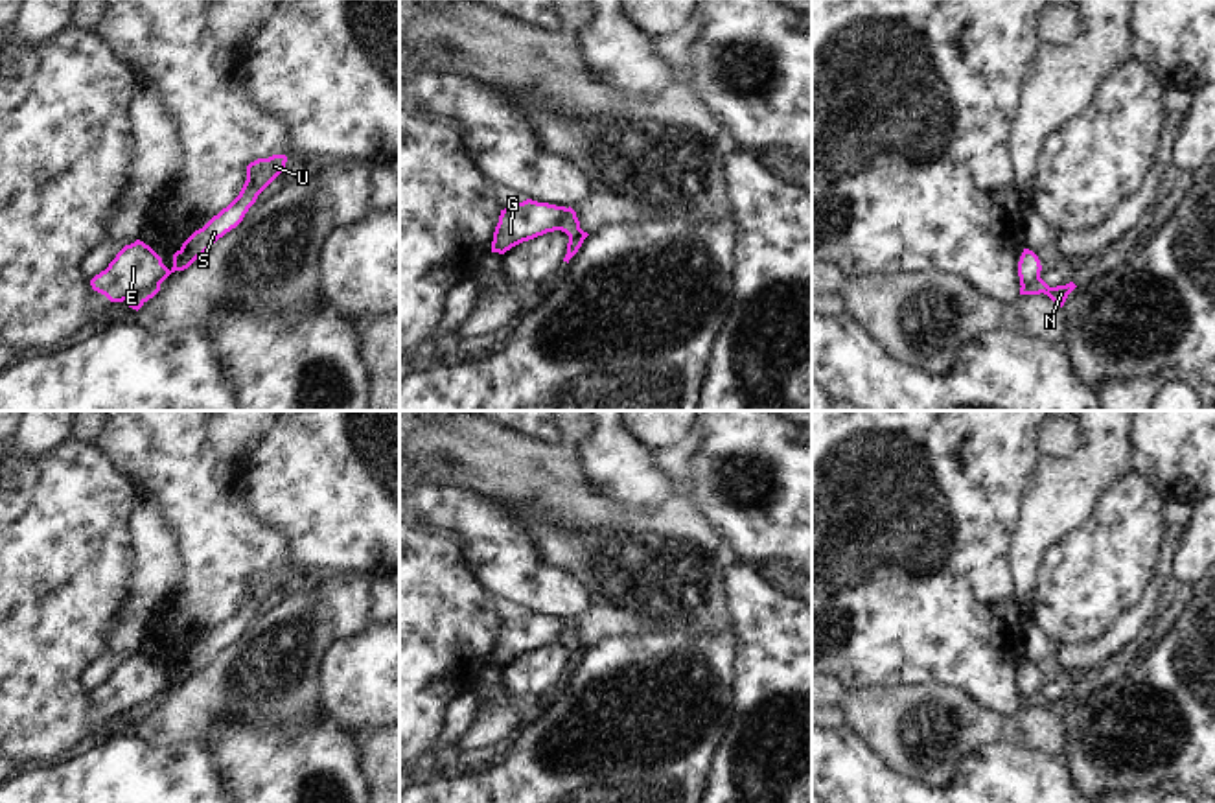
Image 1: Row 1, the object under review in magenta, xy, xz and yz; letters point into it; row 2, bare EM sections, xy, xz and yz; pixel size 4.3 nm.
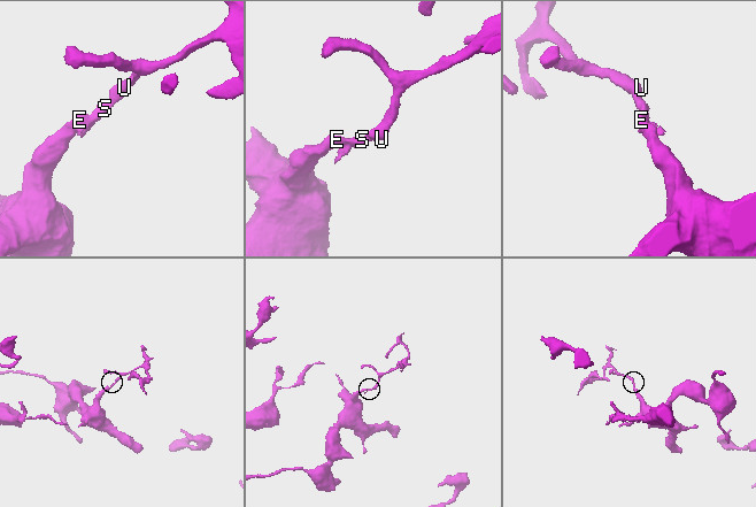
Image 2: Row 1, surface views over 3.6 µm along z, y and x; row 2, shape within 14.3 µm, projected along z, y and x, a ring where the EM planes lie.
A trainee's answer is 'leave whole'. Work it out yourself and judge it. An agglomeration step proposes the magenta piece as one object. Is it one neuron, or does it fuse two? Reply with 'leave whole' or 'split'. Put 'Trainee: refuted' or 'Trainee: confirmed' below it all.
split
Trainee: refuted

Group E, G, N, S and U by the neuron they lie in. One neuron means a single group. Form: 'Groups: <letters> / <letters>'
Groups: E G / N S U.

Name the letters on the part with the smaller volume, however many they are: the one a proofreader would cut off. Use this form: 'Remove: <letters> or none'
Remove: N, S, U

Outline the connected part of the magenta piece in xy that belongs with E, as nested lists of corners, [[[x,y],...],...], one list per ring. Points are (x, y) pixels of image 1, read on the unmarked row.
[[[144,654],[125,658],[105,683],[90,692],[94,704],[110,715],[123,715],[131,707],[162,696],[171,683],[162,670]]]

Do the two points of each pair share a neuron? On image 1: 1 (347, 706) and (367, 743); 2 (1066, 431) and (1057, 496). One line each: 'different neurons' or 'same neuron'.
1: different neurons
2: different neurons

